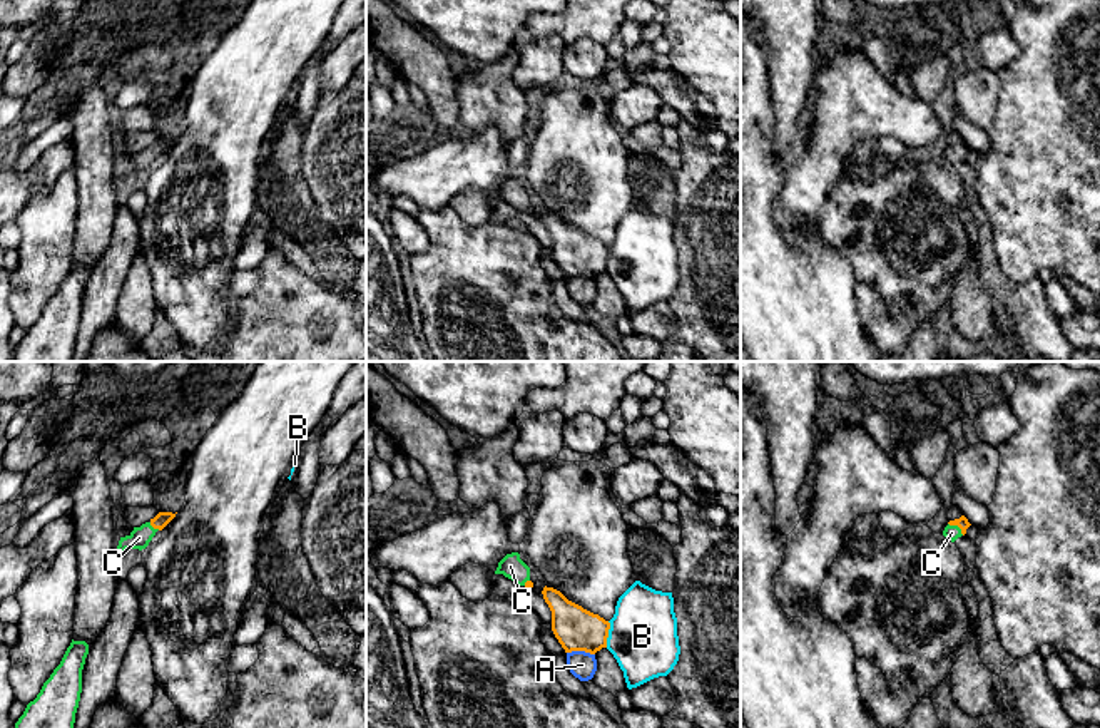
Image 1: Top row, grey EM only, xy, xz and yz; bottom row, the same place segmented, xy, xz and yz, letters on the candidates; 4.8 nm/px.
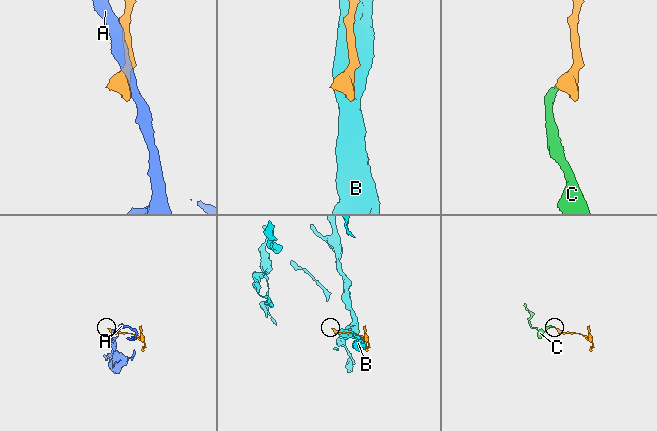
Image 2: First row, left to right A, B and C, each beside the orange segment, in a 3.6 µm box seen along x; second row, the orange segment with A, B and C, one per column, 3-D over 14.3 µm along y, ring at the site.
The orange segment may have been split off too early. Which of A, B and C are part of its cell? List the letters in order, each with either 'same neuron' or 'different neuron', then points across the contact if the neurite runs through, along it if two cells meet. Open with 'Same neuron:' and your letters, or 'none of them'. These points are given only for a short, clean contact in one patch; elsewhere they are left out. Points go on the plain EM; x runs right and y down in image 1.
Same neuron: C
A: different neuron
B: different neuron
C: same neuron | across yz (962, 148), (957, 149), (952, 158)

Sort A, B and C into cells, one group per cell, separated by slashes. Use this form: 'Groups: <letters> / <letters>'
Groups: A / B / C

